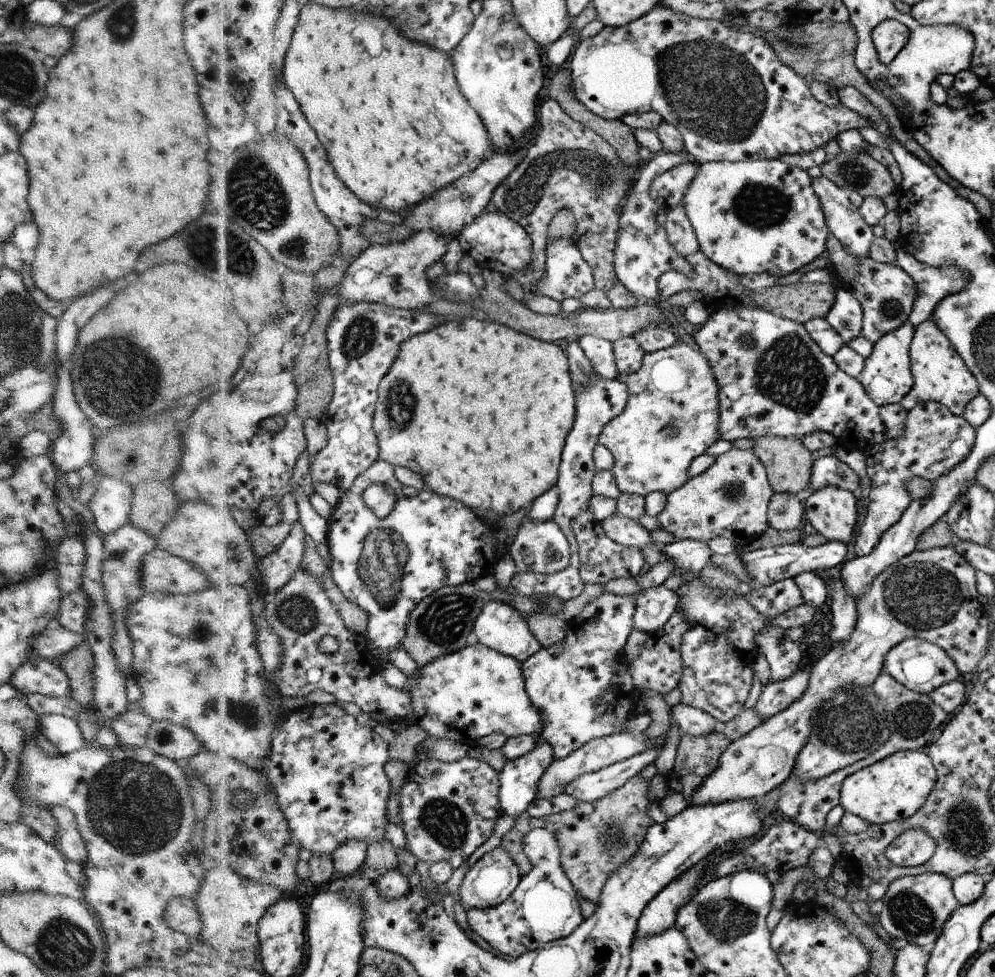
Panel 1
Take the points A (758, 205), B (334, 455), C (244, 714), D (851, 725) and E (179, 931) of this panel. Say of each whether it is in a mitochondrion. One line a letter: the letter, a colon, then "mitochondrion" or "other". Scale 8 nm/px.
A: mitochondrion
B: other
C: mitochondrion
D: mitochondrion
E: other

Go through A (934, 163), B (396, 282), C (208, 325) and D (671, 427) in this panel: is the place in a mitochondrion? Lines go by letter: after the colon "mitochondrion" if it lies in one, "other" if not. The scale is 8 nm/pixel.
A: other
B: other
C: other
D: mitochondrion

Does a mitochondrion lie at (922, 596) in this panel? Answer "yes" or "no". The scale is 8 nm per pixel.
yes

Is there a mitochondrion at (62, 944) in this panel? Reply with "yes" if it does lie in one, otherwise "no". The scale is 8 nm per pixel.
yes

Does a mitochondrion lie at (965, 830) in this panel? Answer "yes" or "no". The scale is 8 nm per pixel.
yes

